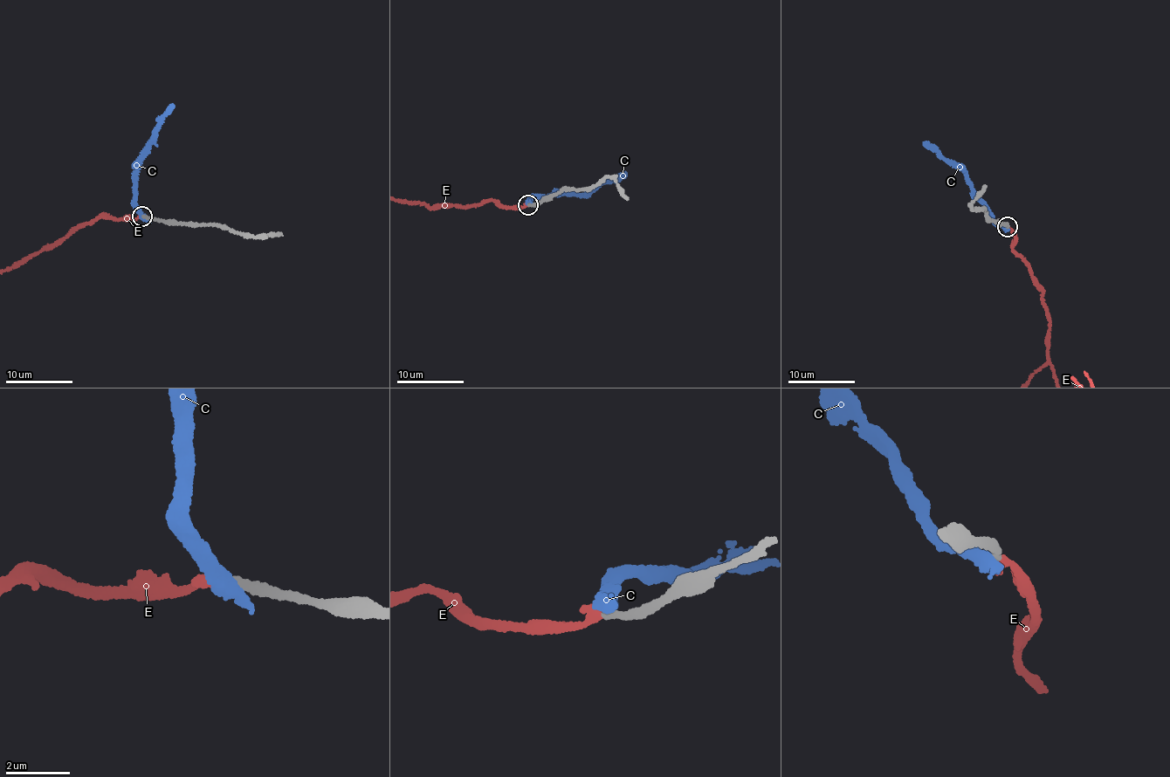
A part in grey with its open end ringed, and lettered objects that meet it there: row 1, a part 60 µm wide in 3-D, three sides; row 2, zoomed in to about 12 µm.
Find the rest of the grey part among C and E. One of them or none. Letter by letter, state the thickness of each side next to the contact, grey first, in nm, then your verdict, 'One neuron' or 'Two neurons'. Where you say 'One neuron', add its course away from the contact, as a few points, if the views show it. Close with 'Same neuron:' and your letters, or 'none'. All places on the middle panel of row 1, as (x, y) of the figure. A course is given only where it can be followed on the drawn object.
C: Thickness 300 nm (grey) against 400 nm. Two neurons
E: Thickness 240 nm (grey) against 340 nm. One neuron
Same neuron: E

